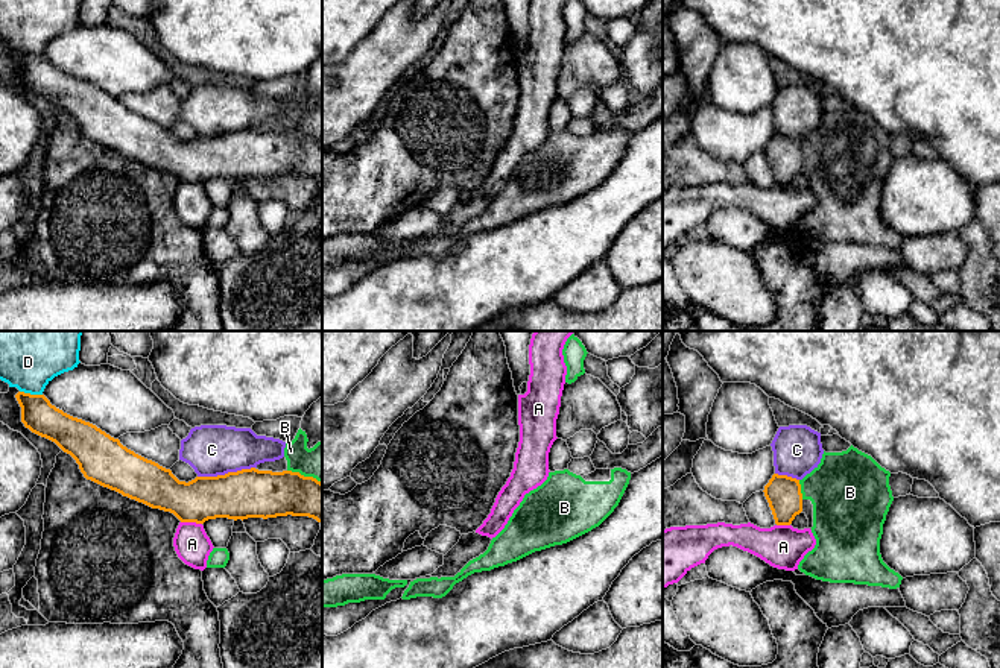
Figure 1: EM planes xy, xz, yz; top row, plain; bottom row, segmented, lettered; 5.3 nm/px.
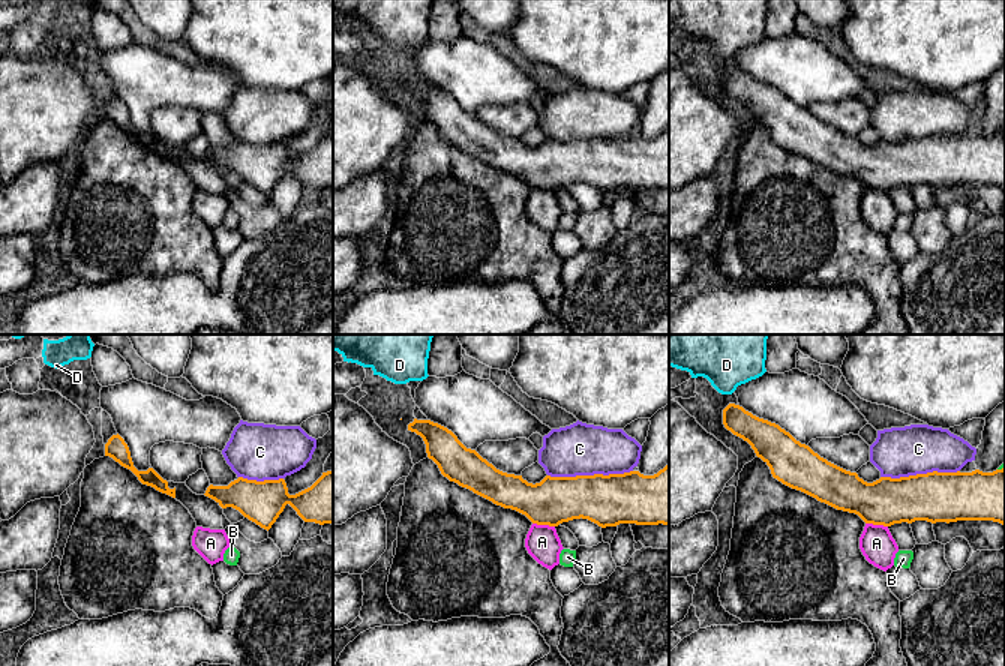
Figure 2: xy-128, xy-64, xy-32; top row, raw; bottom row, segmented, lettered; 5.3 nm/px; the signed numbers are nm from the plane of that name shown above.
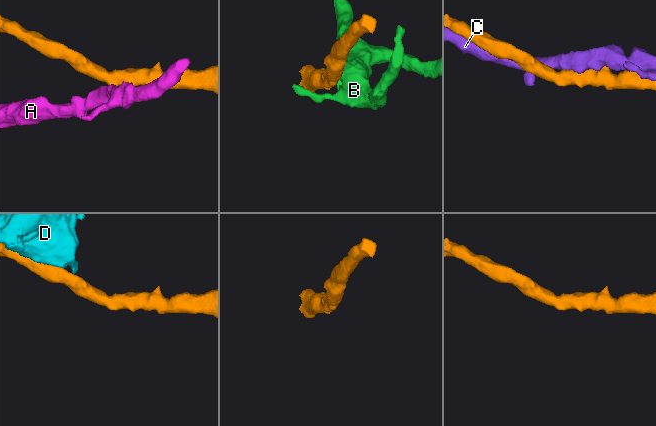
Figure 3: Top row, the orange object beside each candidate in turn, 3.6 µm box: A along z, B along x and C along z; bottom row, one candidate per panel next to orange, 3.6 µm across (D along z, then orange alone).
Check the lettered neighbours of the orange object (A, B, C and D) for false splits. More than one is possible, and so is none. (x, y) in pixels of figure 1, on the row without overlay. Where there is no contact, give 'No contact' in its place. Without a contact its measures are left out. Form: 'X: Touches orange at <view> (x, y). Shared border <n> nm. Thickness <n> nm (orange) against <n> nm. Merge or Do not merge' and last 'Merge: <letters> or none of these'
A: Touches orange at xy (192, 181). Shared border 110 nm. Thickness 240 nm (orange) against 190 nm. Do not merge
B: Touches orange at yz (800, 149). Shared border 110 nm. Thickness 190 nm (orange) against 400 nm. Do not merge
C: Touches orange at xy (225, 134). Shared border 300 nm. Thickness 260 nm (orange) against 280 nm. Do not merge
D: Touches orange at xy (29, 53). Shared border 120 nm. Thickness 180 nm (orange) against 280 nm. Do not merge
Merge: none of these

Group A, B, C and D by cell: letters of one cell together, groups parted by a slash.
A / B / C / D

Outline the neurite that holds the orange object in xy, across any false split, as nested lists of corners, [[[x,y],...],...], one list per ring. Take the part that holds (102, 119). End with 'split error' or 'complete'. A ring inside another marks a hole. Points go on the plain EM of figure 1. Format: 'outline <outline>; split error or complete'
outline [[[18,52],[15,58],[24,87],[70,114],[87,140],[170,172],[181,182],[292,175],[322,184],[322,143],[313,137],[251,128],[179,141],[170,129],[135,114],[96,85],[64,73],[44,55]]]; complete

